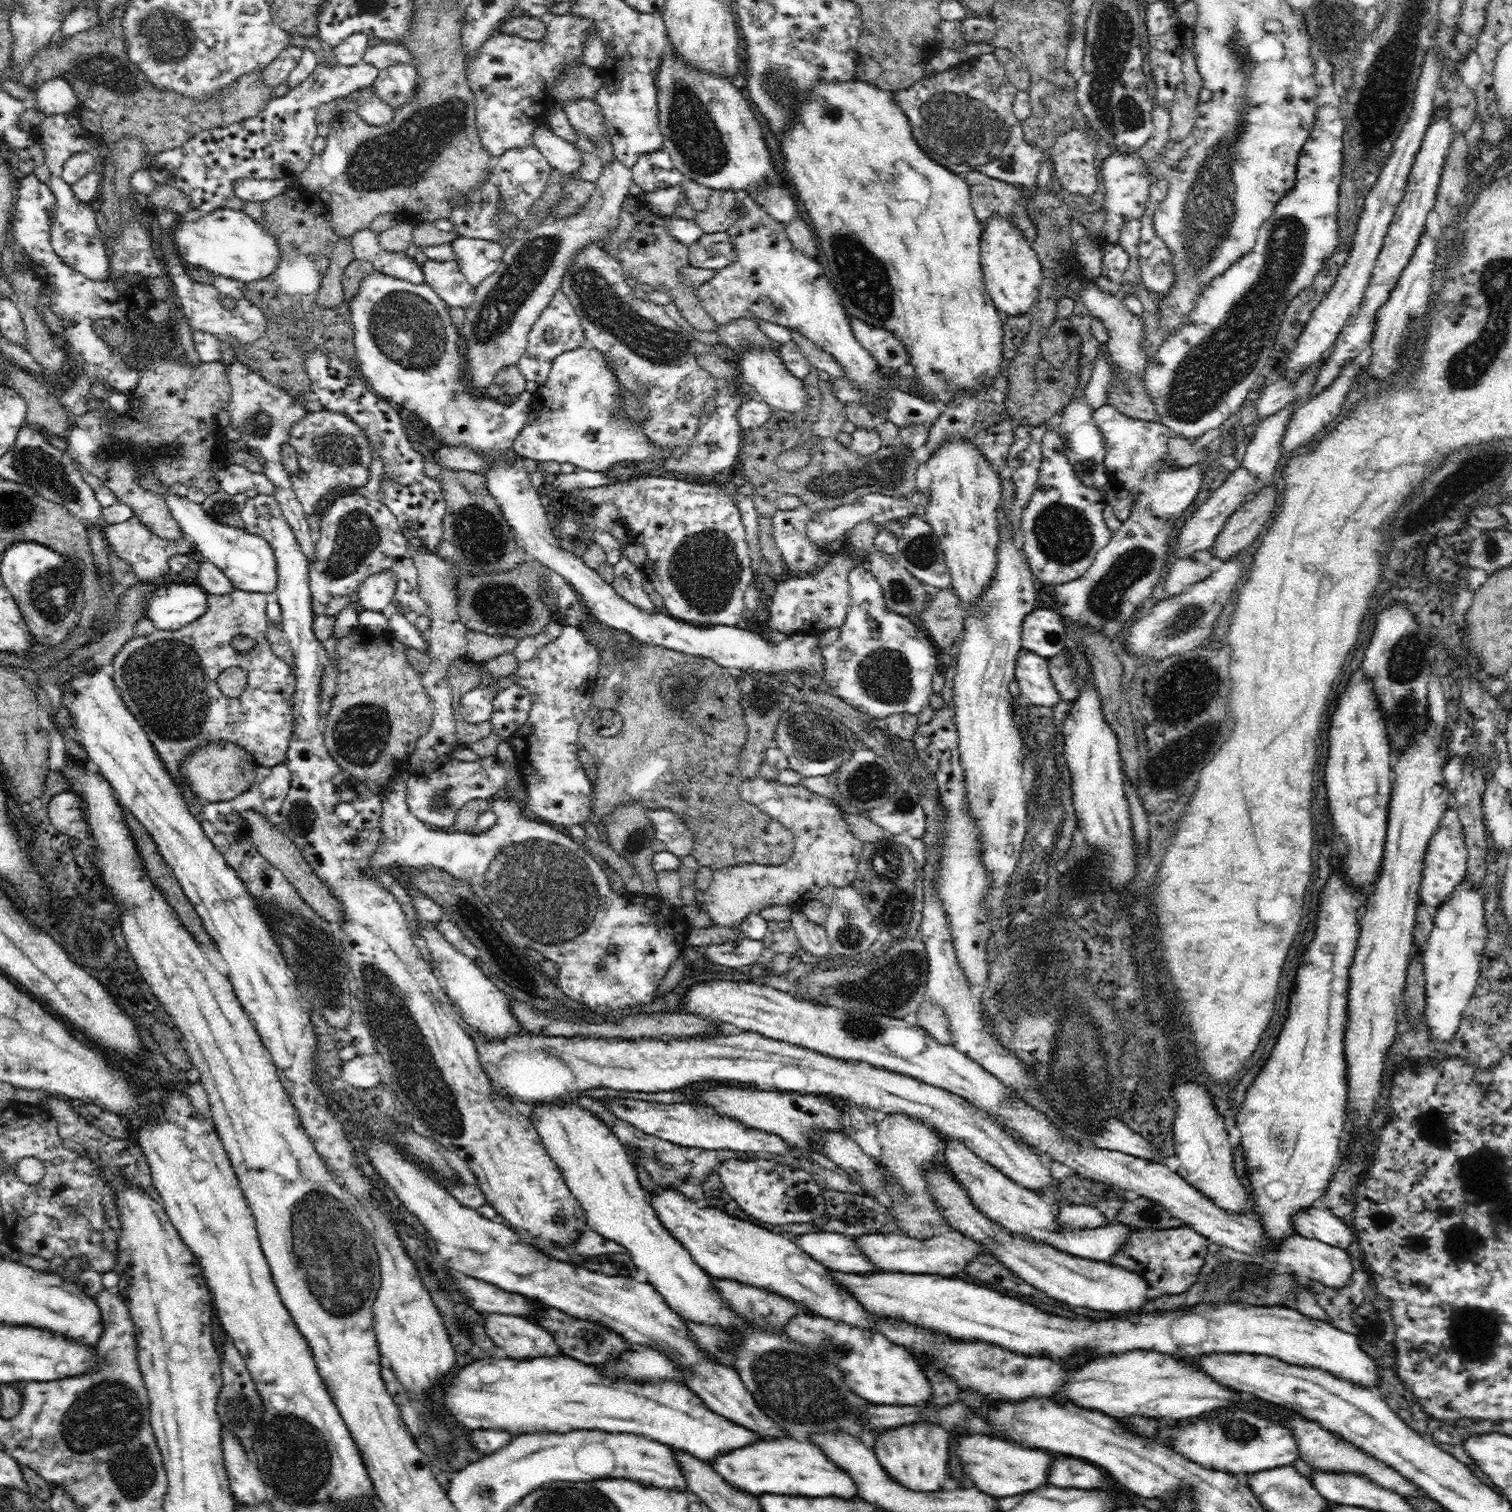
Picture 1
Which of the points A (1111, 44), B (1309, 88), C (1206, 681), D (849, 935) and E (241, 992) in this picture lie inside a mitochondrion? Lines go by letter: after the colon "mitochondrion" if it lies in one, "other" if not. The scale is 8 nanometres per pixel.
A: mitochondrion
B: other
C: mitochondrion
D: mitochondrion
E: other

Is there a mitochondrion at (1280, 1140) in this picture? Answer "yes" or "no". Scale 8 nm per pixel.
yes

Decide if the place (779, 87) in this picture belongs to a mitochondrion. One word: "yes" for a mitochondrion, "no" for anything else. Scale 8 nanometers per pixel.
yes

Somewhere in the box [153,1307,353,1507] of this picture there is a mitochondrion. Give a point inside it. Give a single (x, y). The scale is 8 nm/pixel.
(305, 1442)

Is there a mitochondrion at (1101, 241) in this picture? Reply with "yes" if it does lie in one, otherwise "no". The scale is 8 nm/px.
no

